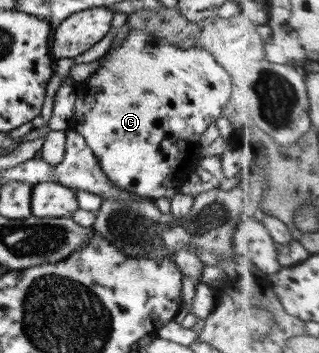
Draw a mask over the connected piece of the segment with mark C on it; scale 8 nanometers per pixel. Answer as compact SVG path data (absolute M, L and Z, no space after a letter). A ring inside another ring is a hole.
M129 29L123 41L111 47L100 60L97 69L91 73L84 81L85 92L82 96L77 96L74 100L73 116L71 117L70 126L73 130L77 131L81 138L85 139L85 145L89 147L91 153L95 157L101 171L105 173L105 177L125 191L135 193L139 197L156 199L156 198L171 198L175 194L179 193L179 188L189 178L189 174L194 172L195 162L199 160L200 156L200 146L199 138L205 130L208 124L214 122L224 110L228 109L228 98L230 97L230 76L222 68L217 61L213 60L213 57L202 49L201 47L192 46L187 49L182 49L177 47L177 45L171 45L165 41L153 37L149 31L143 31L141 29Z

